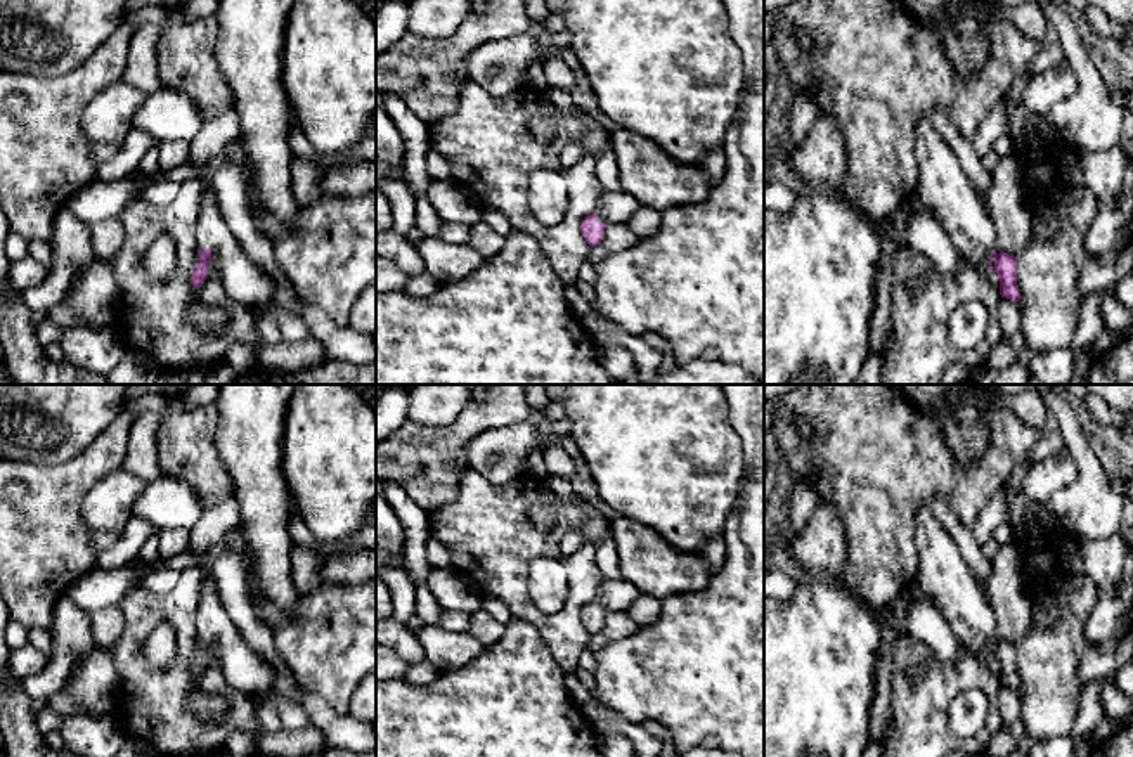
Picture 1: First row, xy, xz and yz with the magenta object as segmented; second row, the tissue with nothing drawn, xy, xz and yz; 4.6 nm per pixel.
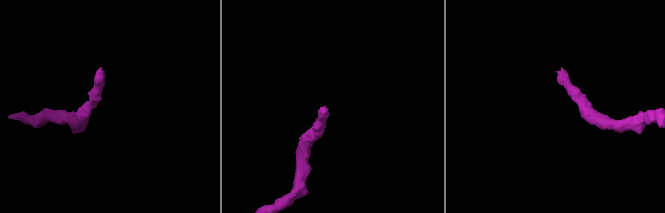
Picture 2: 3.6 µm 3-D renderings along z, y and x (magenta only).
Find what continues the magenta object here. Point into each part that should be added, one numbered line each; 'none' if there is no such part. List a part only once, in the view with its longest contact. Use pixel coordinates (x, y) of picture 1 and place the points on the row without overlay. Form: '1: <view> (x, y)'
1: yz (943, 575)

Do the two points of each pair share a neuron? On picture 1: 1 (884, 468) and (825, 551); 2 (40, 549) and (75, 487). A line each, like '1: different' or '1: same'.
1: different
2: same

